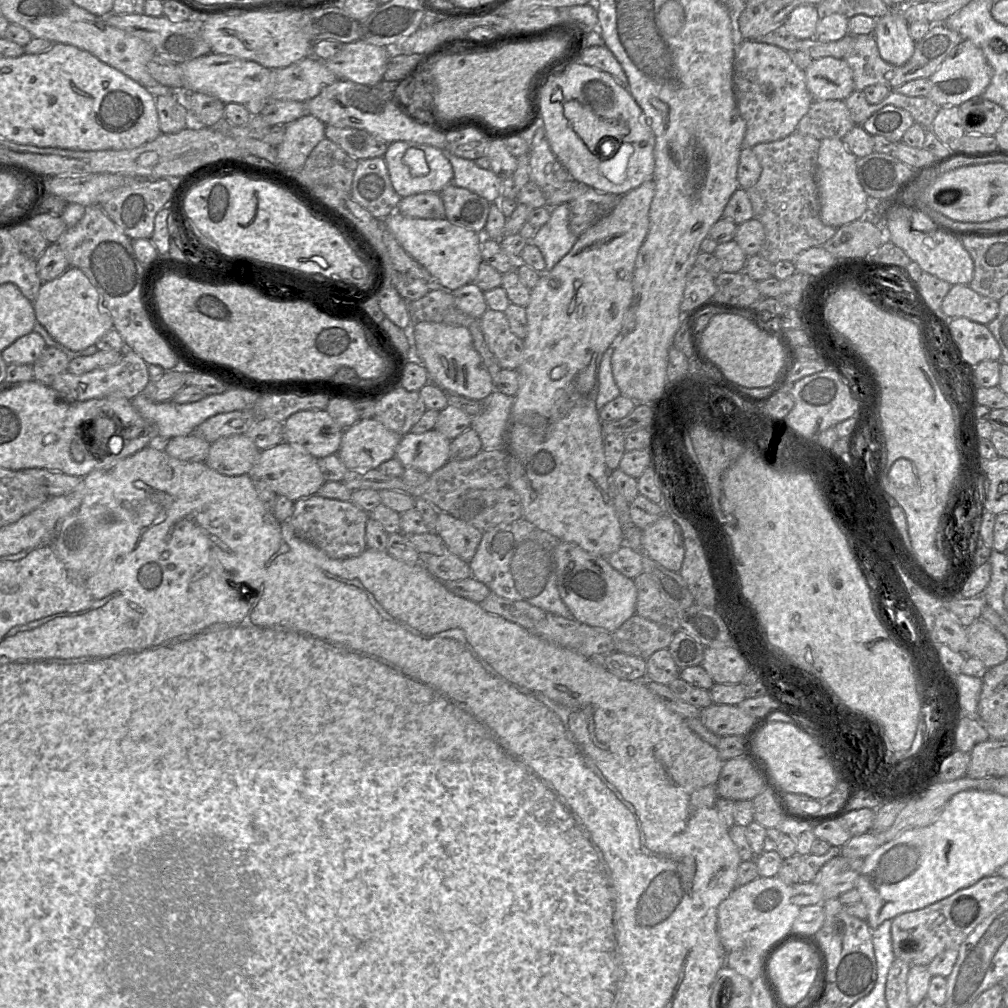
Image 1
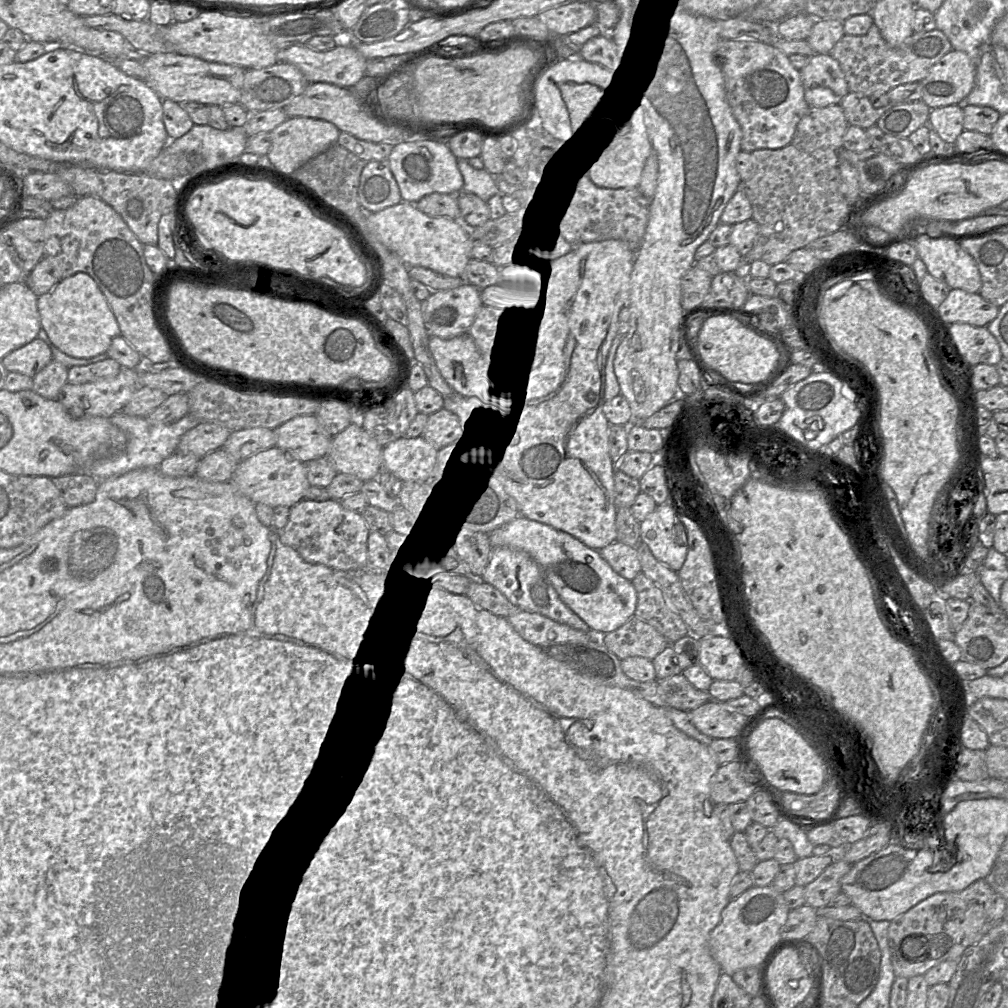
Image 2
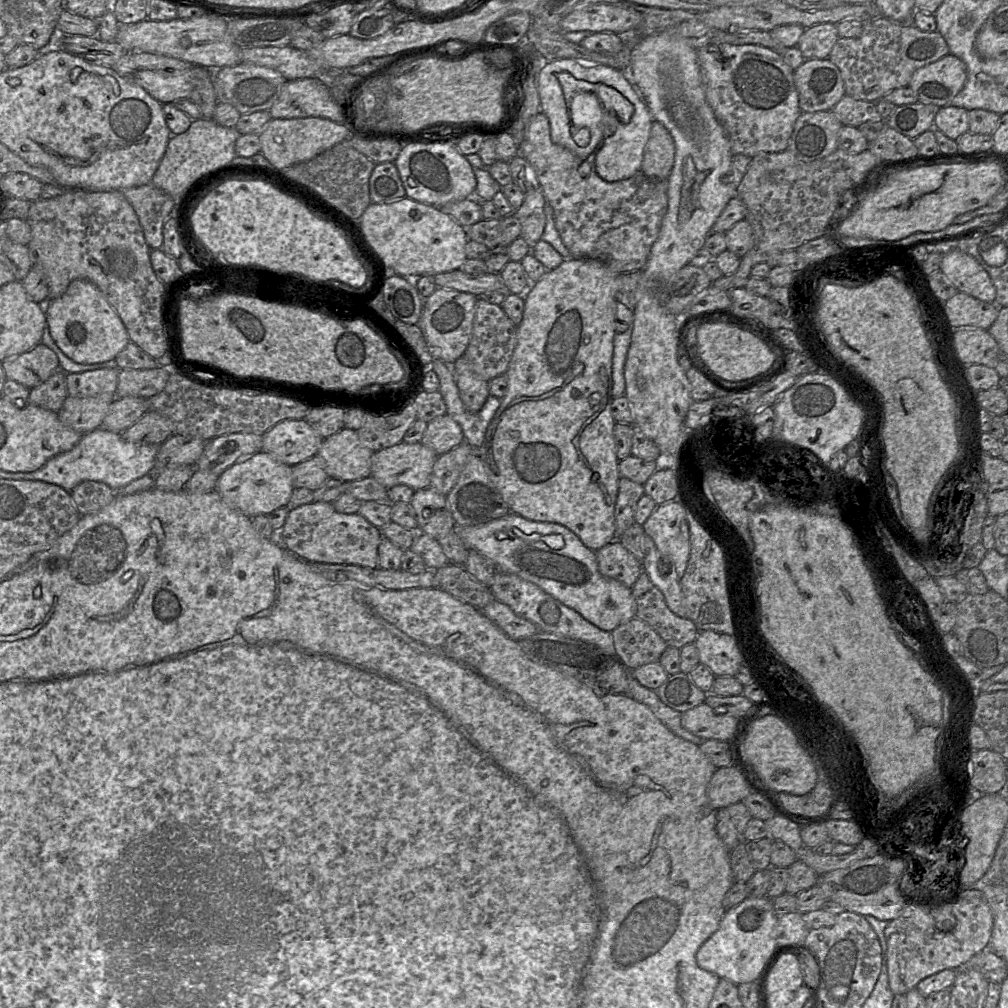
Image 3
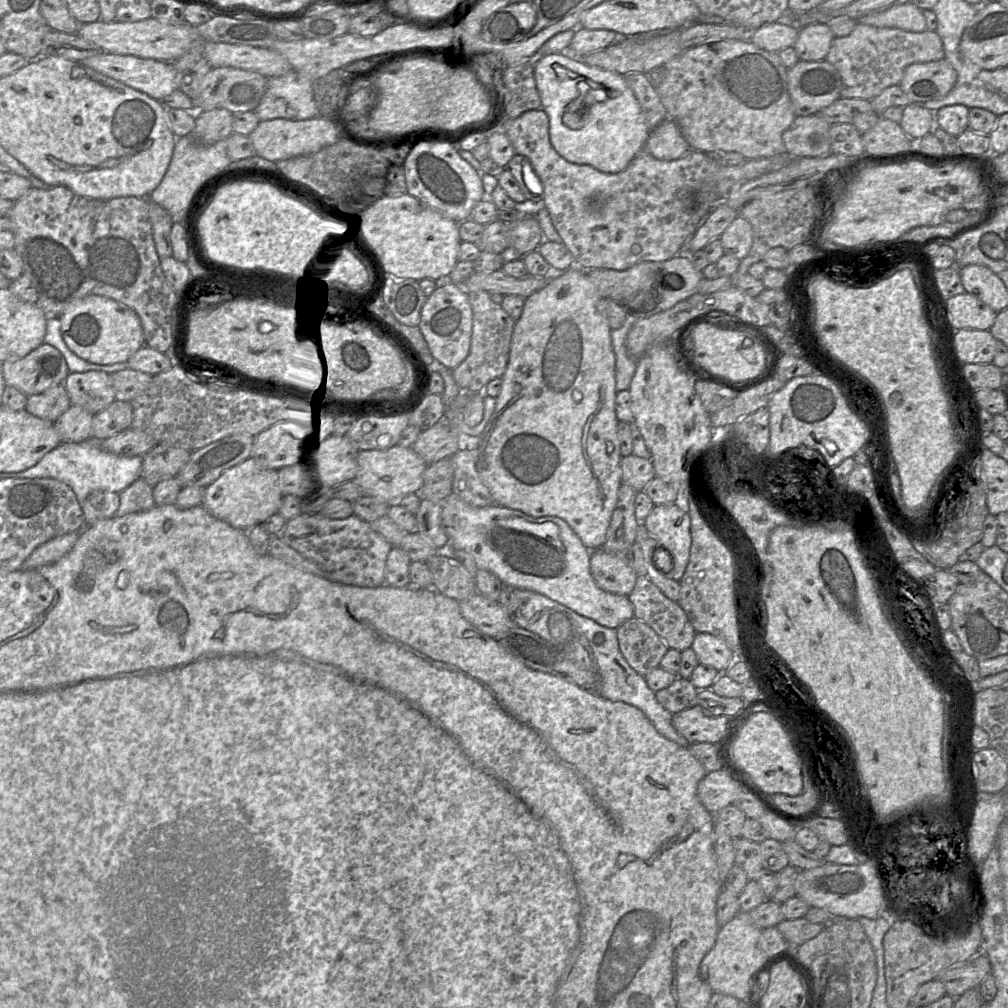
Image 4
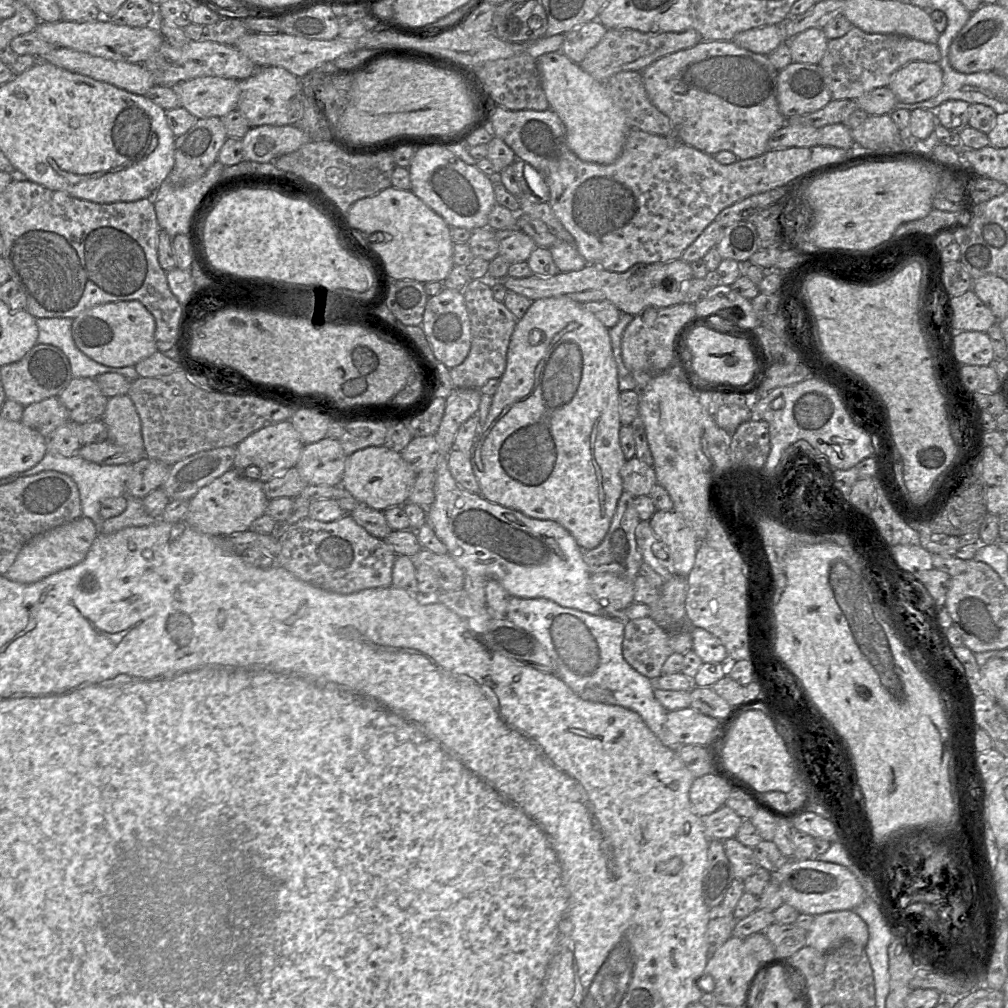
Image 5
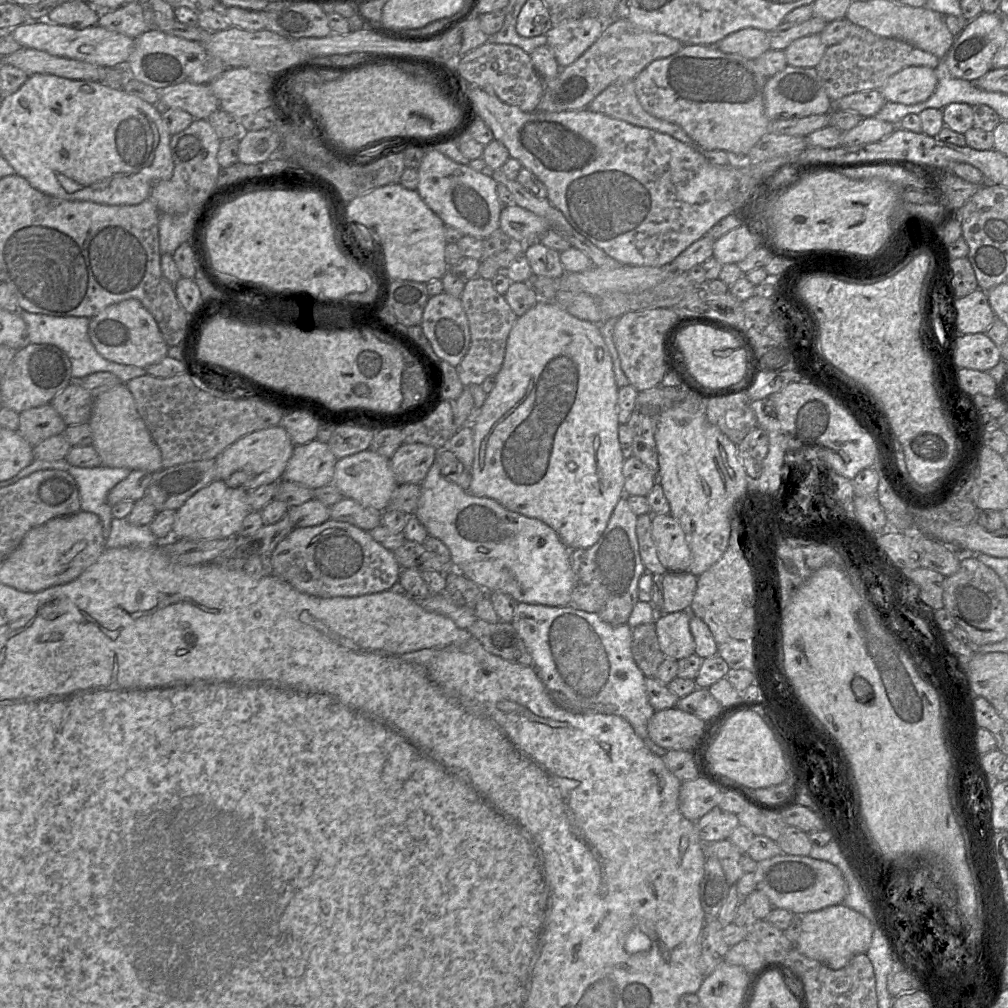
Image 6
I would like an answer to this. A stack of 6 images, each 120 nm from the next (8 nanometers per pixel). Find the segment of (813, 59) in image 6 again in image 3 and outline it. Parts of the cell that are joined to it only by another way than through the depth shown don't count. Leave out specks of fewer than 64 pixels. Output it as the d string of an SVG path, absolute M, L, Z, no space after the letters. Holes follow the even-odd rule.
M821 23L808 27L800 37L796 47L804 59L825 59L838 40L838 30L834 23Z

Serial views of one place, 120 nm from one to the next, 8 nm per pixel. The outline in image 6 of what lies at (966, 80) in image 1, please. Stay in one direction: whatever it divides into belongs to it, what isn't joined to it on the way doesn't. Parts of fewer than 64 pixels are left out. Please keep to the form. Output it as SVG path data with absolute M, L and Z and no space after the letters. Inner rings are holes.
M909 66L890 76L880 91L887 102L915 105L928 100L937 85L935 69Z

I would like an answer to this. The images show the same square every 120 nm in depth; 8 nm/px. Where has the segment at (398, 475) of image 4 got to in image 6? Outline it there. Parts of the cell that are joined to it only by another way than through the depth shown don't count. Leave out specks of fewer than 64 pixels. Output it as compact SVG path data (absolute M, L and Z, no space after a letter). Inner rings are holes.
M370 450L337 459L334 467L332 484L343 494L364 507L382 513L387 509L391 496L398 486L396 477L390 467L390 458Z

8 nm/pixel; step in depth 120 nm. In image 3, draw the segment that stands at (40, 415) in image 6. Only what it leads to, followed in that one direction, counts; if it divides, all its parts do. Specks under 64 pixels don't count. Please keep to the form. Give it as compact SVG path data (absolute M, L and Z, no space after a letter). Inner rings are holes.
M59 369L44 383L30 389L29 403L58 412L67 396L66 373Z

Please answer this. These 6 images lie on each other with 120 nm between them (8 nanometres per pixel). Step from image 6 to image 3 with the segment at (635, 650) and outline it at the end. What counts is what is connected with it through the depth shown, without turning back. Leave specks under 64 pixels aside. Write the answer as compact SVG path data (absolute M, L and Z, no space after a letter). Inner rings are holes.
M632 618L612 632L615 656L630 670L658 662L666 642L645 621Z

